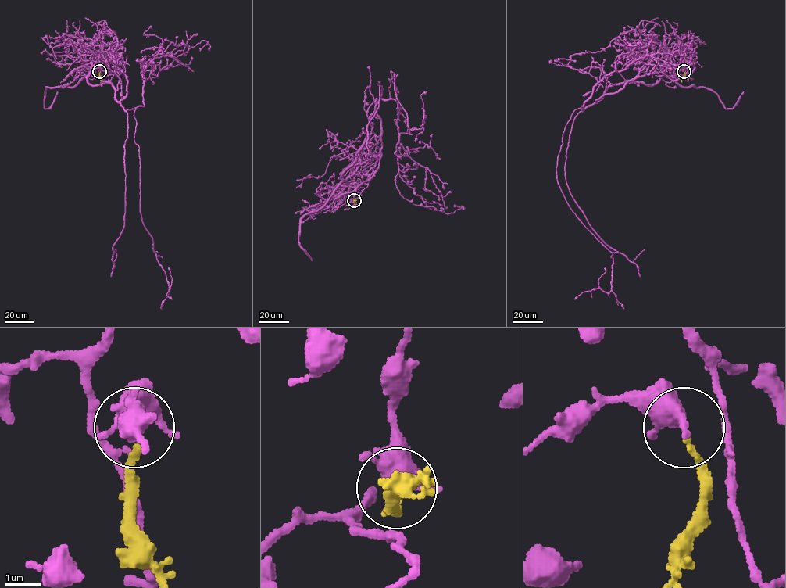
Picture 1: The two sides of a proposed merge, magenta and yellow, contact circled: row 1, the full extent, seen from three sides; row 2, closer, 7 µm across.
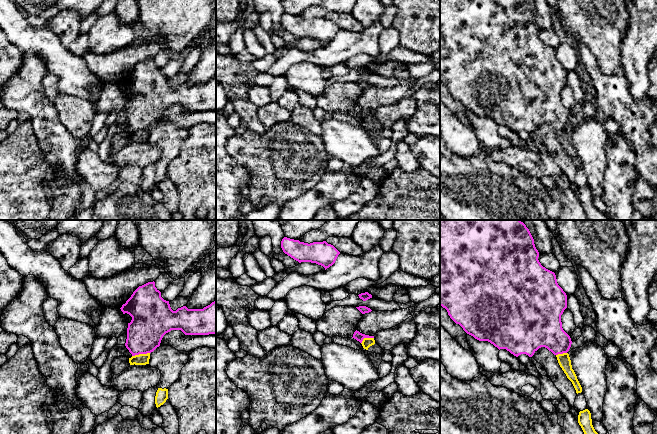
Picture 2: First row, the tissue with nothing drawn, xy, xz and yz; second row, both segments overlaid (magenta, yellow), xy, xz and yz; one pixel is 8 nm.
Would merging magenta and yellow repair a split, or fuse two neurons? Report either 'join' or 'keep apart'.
keep apart

